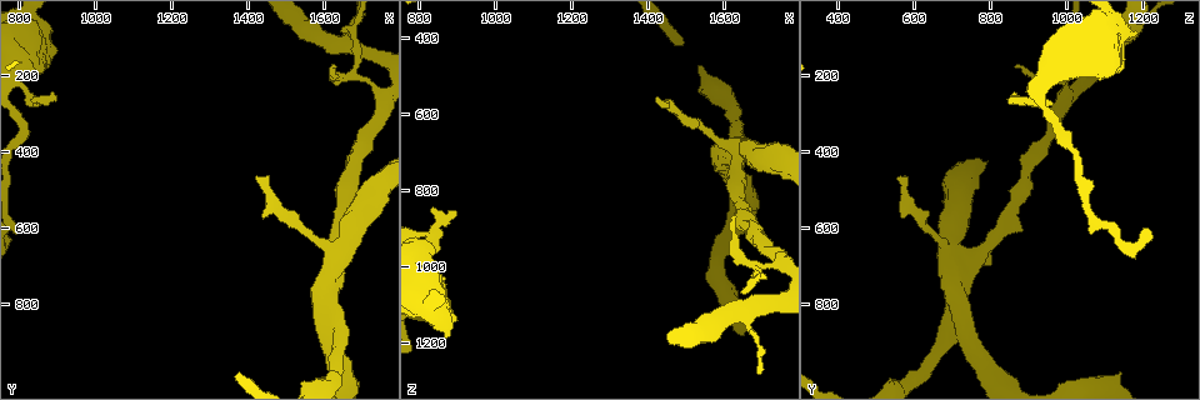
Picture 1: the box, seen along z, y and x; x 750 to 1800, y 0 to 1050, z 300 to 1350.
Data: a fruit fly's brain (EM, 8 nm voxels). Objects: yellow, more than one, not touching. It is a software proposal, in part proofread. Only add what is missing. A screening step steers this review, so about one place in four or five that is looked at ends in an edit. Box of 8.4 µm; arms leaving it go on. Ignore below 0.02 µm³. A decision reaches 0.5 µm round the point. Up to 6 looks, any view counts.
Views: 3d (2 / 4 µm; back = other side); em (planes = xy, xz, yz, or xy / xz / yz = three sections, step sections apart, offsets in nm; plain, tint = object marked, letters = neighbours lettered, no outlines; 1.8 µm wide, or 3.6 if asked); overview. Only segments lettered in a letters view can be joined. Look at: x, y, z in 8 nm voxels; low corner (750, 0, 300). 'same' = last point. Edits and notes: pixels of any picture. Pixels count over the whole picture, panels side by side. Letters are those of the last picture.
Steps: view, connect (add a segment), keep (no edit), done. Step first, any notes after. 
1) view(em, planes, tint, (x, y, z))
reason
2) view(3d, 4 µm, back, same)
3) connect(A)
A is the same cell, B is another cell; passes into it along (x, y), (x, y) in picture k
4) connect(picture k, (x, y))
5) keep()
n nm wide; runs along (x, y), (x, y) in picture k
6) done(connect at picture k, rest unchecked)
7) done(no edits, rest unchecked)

view(3d, 2 µm, back, (885, 240, 875))
an open end

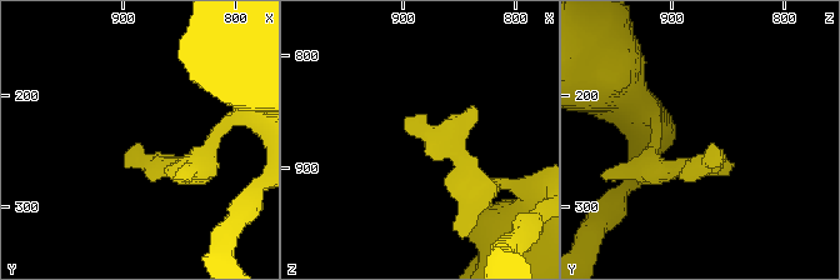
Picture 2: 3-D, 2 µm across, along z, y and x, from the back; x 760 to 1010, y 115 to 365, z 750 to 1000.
view(em, planes, letters, (888, 244, 868))
now the EM

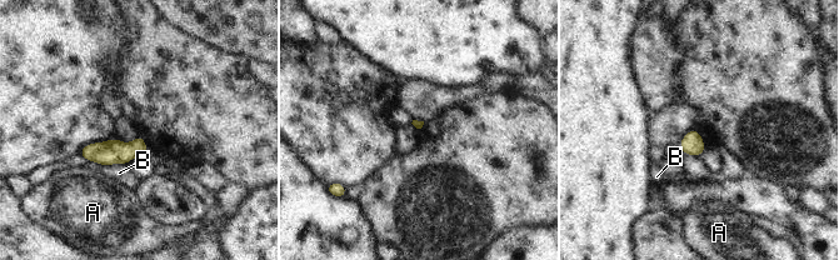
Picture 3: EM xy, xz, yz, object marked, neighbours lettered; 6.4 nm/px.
keep()
A and B are other cells; border along (126, 164), (100, 165) in picture 3; no lettered segment goes on from it

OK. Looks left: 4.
view(3d, 4 µm, (860, 90, 1130))
sudden change in width

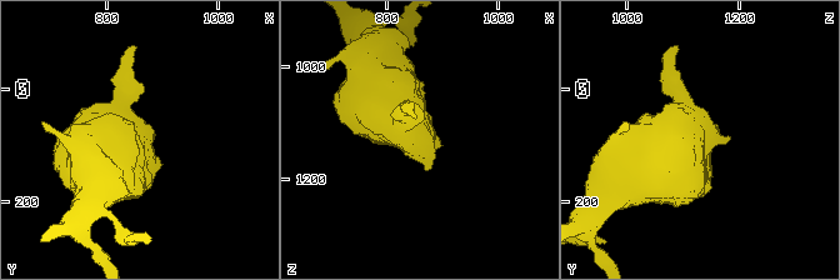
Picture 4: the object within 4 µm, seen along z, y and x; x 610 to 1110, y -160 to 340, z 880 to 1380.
view(em, planes, letters, (865, 85, 1140))

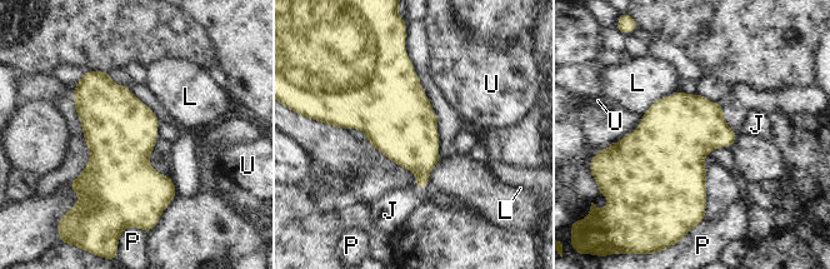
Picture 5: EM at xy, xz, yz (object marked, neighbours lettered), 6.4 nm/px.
connect(picture 5, (390, 210))
J is the same cell, L, P and U are other cells; passes into it along (415, 148), (419, 187), (390, 210) in picture 5; it goes on there

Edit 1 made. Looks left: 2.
done(connect at picture 5, rest unchecked)

